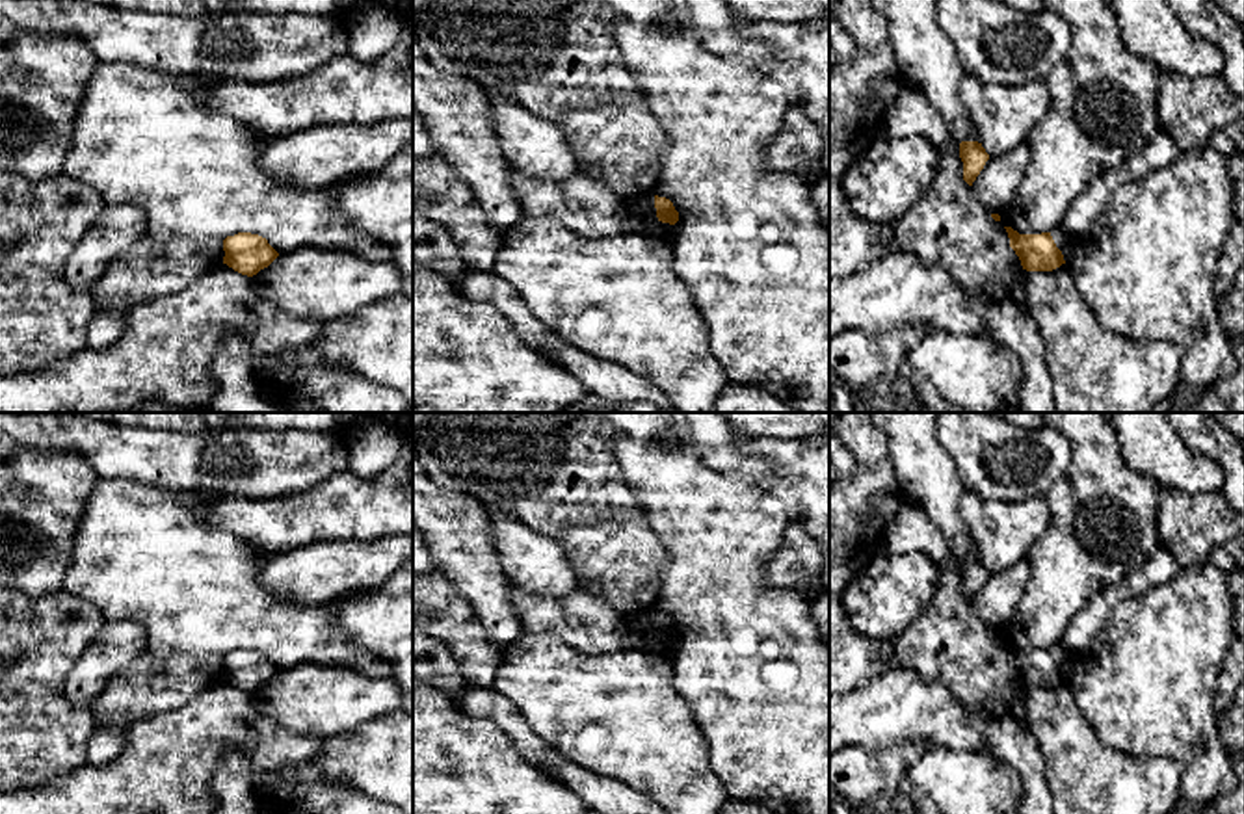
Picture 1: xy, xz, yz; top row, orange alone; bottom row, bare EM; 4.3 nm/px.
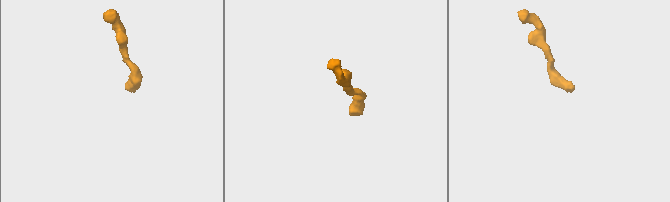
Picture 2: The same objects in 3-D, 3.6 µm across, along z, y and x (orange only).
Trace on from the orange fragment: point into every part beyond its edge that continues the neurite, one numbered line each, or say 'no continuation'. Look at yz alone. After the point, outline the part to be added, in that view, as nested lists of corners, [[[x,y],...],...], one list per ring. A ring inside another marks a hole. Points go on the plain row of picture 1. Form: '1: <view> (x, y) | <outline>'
1: yz (1058, 653) | [[[1054,645],[1051,649],[1051,652],[1052,652],[1056,663],[1062,667],[1064,676],[1067,676],[1069,675],[1071,656],[1067,656],[1065,650],[1060,645]]]

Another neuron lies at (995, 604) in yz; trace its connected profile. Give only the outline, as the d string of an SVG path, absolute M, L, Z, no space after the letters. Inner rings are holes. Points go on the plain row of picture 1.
M1019 559L1012 567L993 572L971 602L973 613L989 628L1002 630L1015 617L1017 606L1030 582L1030 565Z

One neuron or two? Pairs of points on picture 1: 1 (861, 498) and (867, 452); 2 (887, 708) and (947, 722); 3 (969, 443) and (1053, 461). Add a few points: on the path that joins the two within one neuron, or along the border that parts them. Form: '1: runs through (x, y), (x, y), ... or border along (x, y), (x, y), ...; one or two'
1: runs through (867, 487), (867, 463); one
2: runs through (902, 708), (917, 708), (932, 716); one
3: runs through (990, 454), (999, 461), (1032, 461); one

